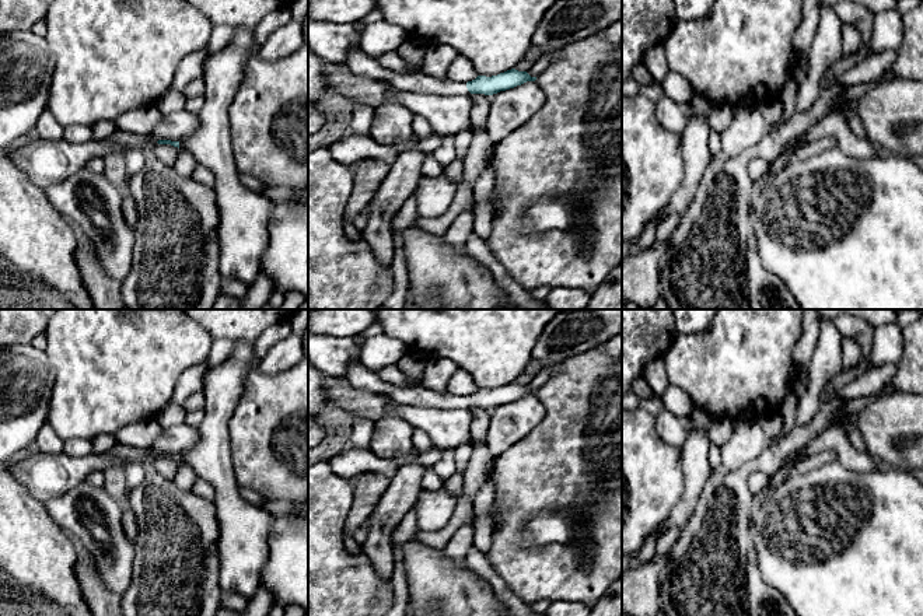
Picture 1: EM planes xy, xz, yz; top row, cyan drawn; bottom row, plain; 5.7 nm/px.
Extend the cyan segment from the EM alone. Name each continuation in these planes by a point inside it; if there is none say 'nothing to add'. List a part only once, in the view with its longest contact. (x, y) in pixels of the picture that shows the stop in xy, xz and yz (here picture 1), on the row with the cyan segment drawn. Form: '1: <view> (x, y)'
1: xz (360, 63)

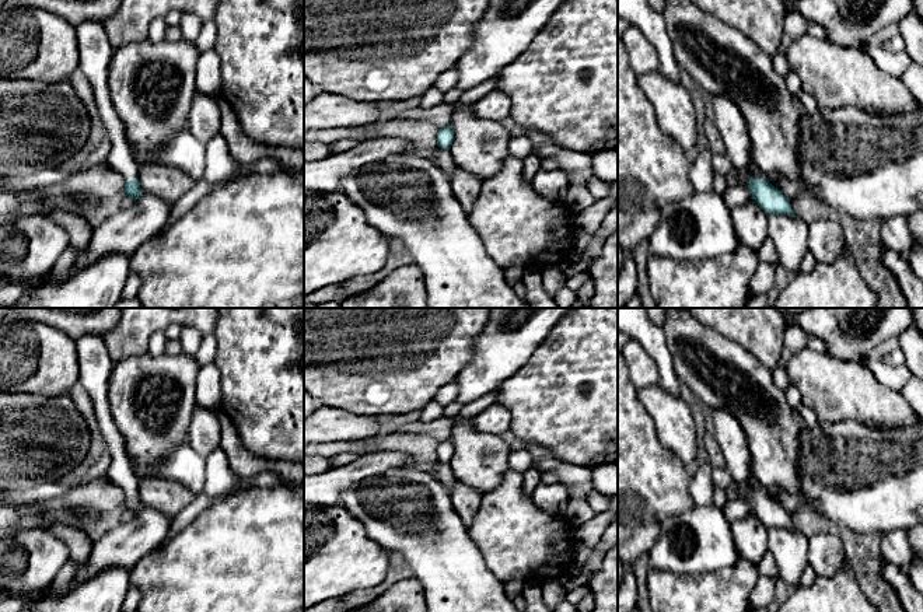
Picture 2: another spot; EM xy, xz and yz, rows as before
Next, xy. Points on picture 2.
1: xy (95, 52)

